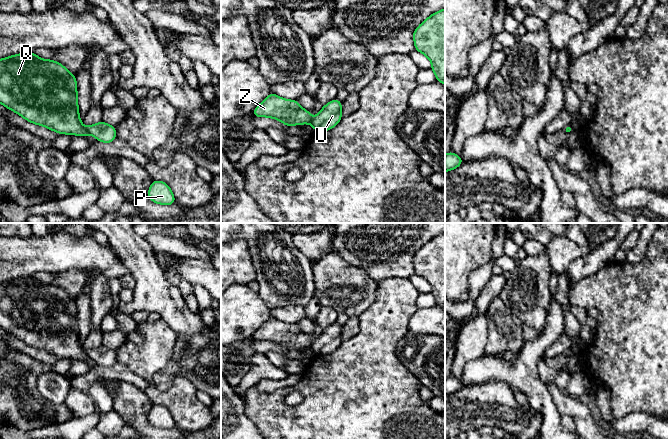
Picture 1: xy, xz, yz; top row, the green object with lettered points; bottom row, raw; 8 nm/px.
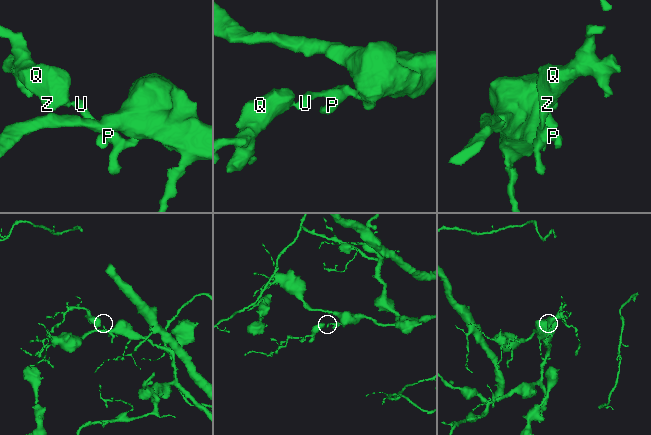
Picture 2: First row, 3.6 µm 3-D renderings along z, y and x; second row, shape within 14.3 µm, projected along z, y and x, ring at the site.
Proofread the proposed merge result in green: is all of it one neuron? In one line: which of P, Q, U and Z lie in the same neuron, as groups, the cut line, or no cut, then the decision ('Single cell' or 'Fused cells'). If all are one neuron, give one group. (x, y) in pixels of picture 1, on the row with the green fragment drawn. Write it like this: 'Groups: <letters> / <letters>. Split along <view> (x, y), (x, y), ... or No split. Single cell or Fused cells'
Groups: P U / Q Z. Split along xy (85, 127), (88, 133). Fused cells

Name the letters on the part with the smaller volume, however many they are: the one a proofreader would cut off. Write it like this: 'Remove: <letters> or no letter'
Remove: Q, Z

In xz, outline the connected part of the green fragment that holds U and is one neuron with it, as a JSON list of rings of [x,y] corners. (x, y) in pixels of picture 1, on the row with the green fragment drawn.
[[[337,98],[323,106],[318,115],[311,120],[315,131],[328,131],[334,128],[342,119],[342,102]]]

